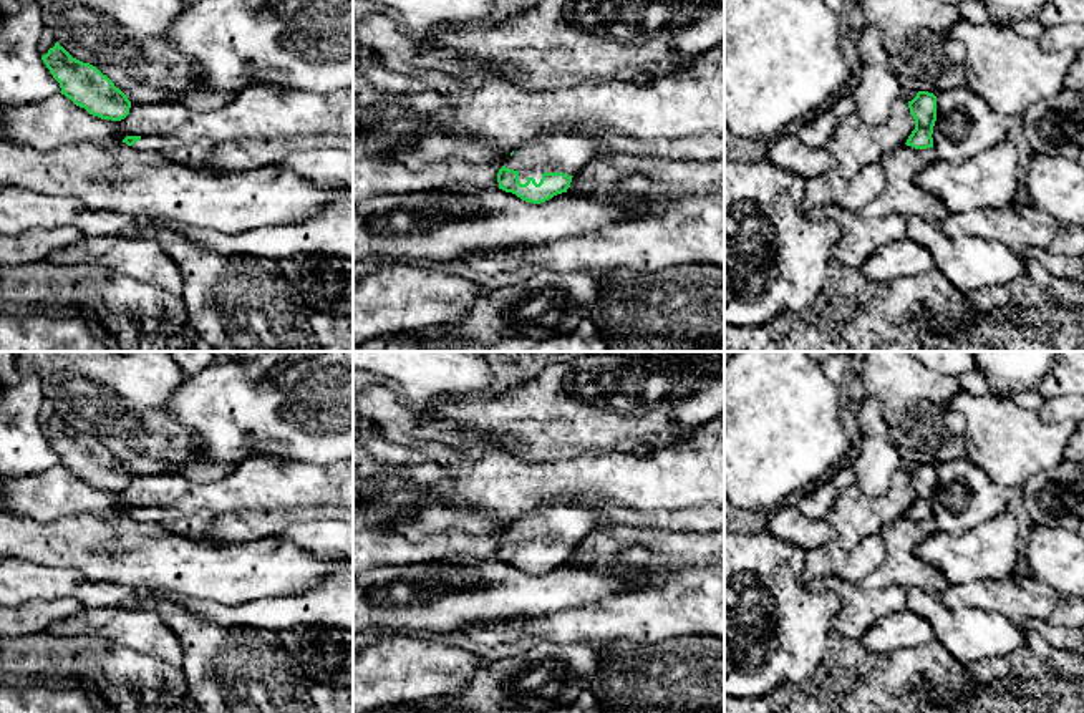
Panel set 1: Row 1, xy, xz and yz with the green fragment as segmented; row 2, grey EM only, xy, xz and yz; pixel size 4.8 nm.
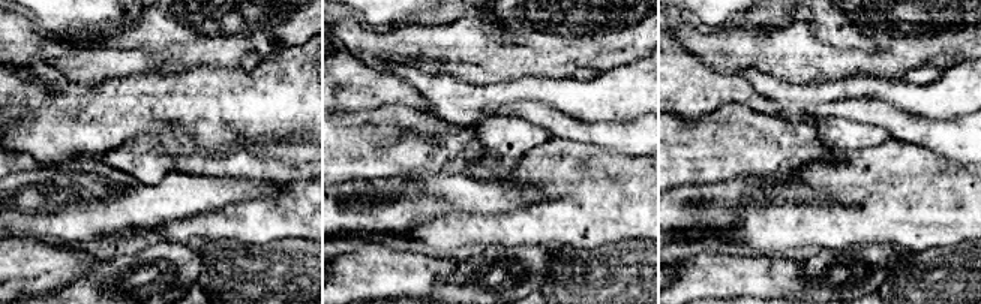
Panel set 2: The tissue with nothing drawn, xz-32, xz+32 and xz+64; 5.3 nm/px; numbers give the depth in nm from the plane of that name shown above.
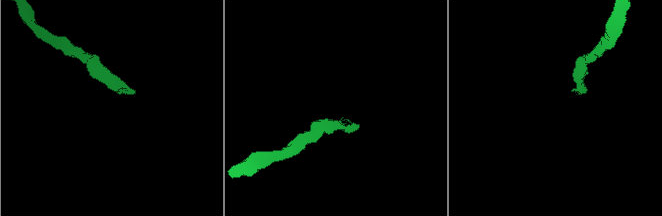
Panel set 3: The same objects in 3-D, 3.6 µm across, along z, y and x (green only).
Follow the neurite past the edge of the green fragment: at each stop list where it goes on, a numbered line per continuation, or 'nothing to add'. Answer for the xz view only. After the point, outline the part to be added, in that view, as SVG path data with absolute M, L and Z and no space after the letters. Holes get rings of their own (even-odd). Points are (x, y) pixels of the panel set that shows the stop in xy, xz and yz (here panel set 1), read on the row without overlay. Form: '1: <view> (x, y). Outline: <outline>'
1: xz (567, 524). Outline: M544 504L514 522L504 536L519 544L520 555L534 549L539 555L544 544L577 547L593 529L592 514L573 504Z

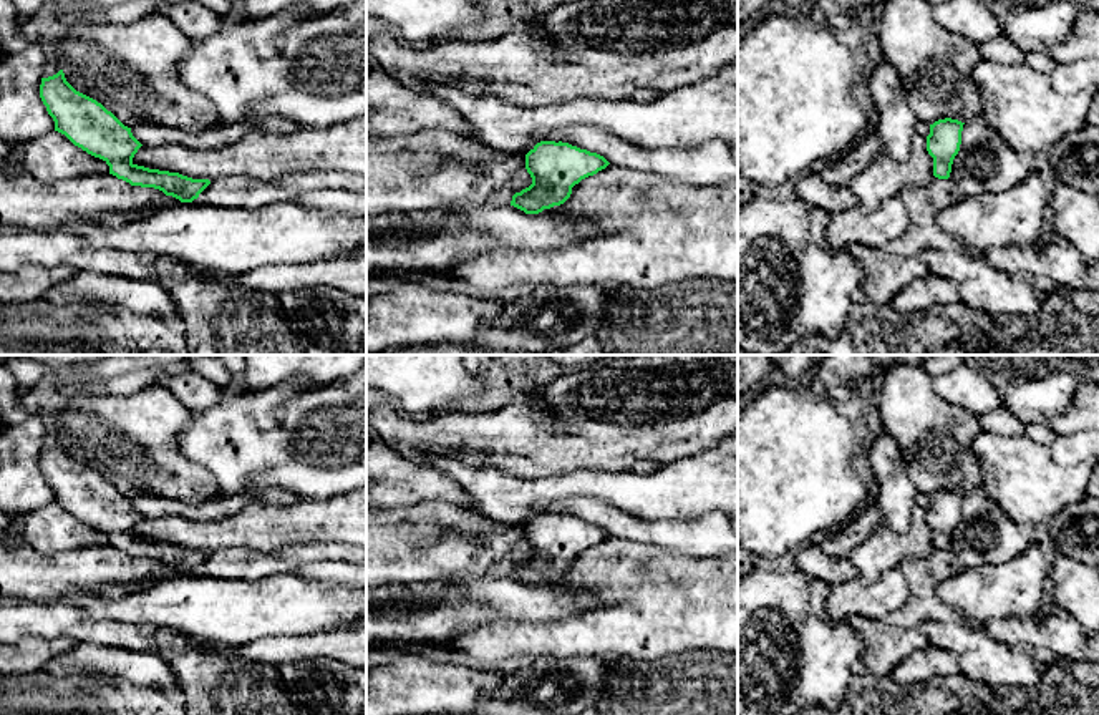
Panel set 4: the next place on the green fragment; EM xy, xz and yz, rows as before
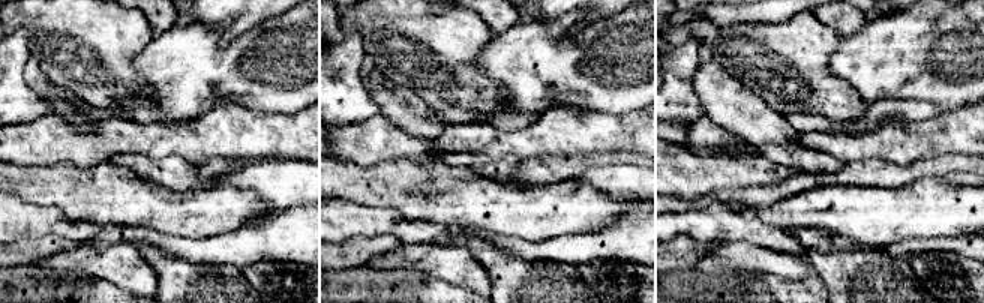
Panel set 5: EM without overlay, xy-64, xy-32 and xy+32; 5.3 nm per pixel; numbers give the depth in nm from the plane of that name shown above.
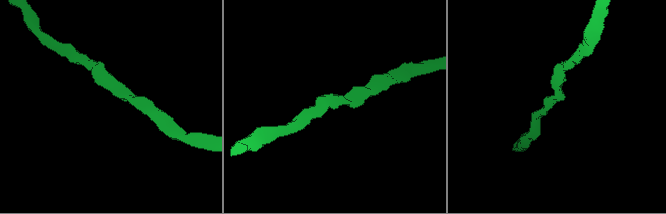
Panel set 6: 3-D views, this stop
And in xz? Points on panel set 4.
nothing to add

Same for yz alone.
nothing to add

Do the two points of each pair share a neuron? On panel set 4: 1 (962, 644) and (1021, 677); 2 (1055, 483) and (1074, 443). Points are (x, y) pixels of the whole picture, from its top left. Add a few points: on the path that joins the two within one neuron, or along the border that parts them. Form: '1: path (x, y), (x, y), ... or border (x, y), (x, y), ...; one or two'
1: path (977, 652), (985, 661), (1007, 669); one
2: border (1046, 447), (1058, 463), (1081, 463); two

